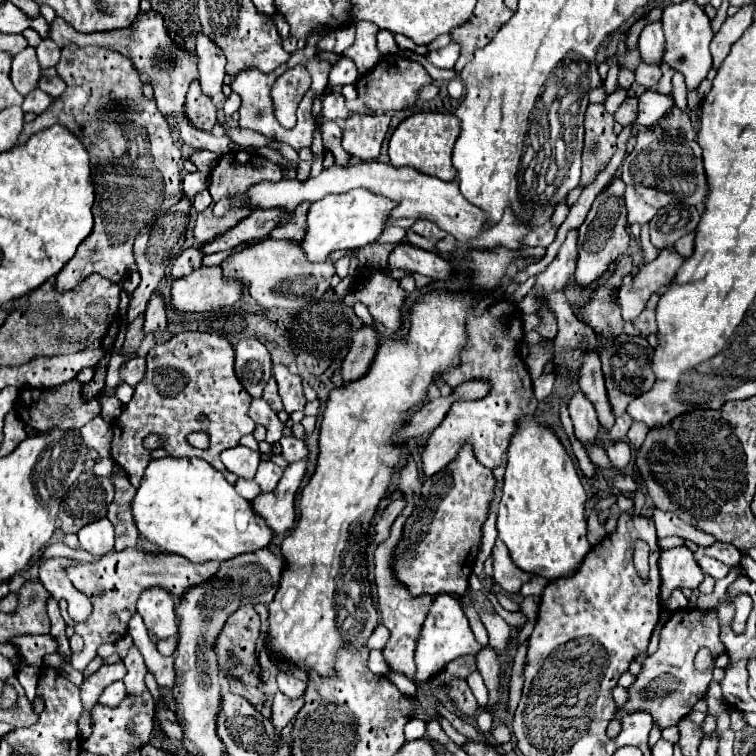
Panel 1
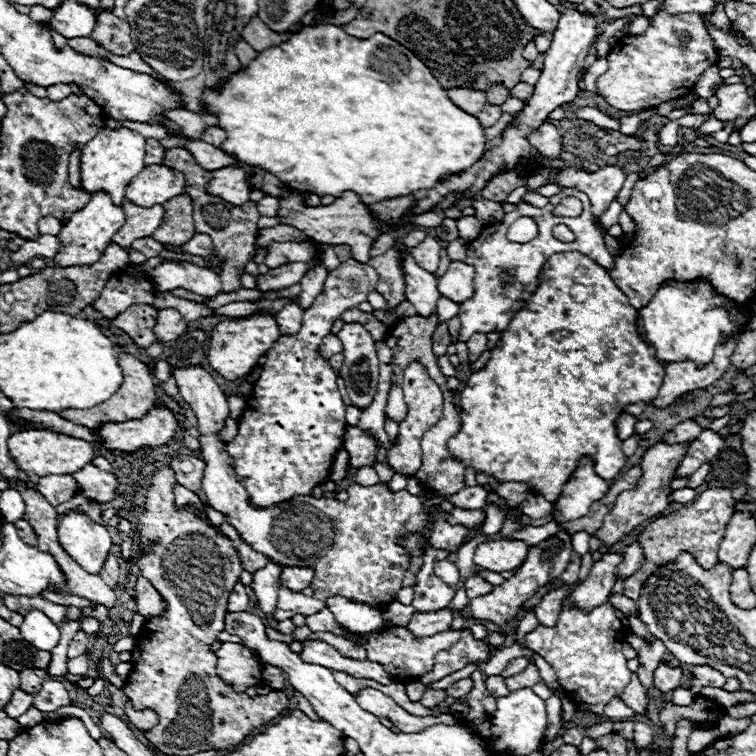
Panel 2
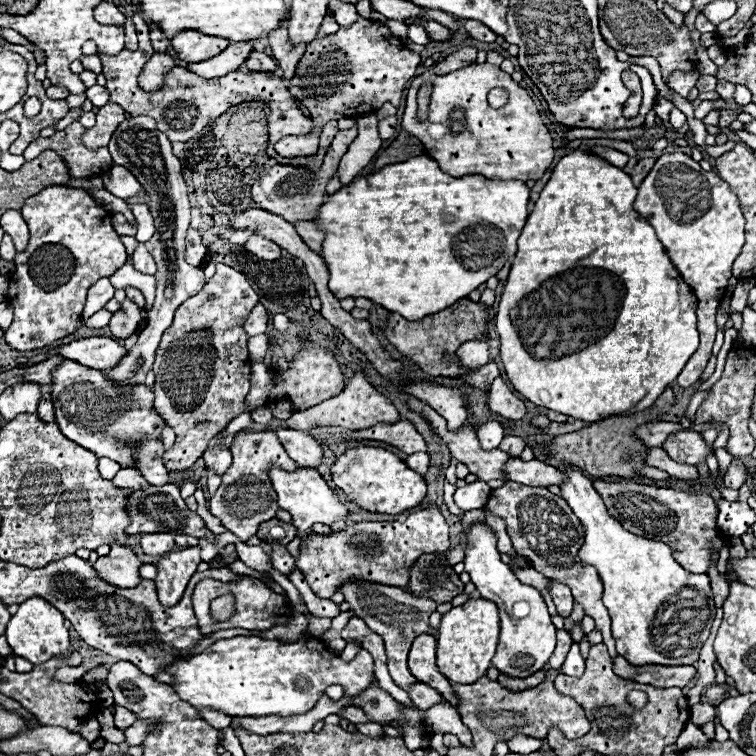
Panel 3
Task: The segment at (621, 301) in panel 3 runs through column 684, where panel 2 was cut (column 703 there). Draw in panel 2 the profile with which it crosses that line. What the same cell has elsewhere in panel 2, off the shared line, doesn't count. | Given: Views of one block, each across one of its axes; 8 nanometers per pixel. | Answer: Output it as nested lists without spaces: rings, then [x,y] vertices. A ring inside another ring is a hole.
[[[666,280],[658,292],[652,296],[652,300],[640,308],[638,312],[638,328],[646,342],[652,342],[658,352],[658,360],[662,364],[676,362],[676,360],[694,360],[696,364],[708,364],[712,360],[714,348],[718,342],[722,342],[722,334],[732,334],[738,330],[740,324],[746,324],[750,318],[730,318],[734,310],[716,306],[716,308],[704,308],[700,302],[690,302],[692,286],[678,282],[678,280]]]

